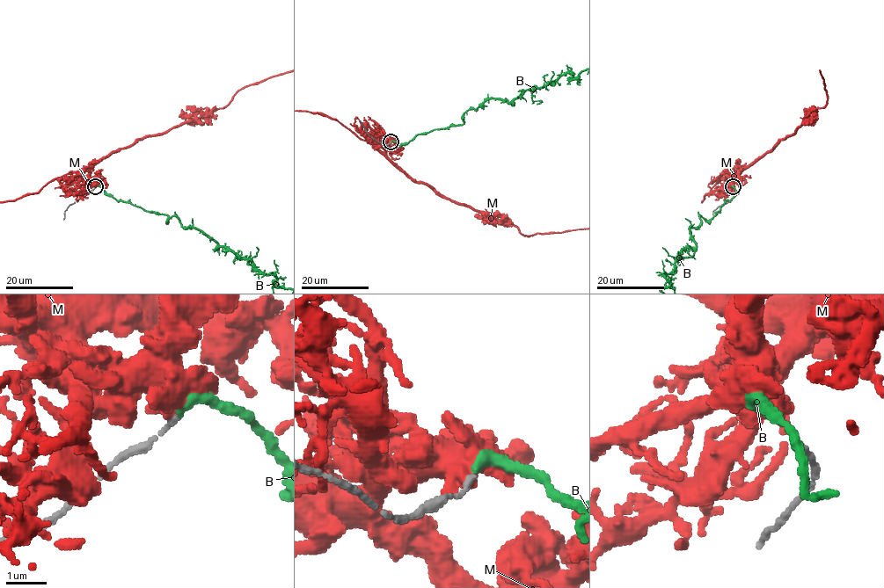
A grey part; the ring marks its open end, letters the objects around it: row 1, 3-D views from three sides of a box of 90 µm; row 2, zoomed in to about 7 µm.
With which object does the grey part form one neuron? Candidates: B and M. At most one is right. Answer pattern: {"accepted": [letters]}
{"accepted": ["B"]}

